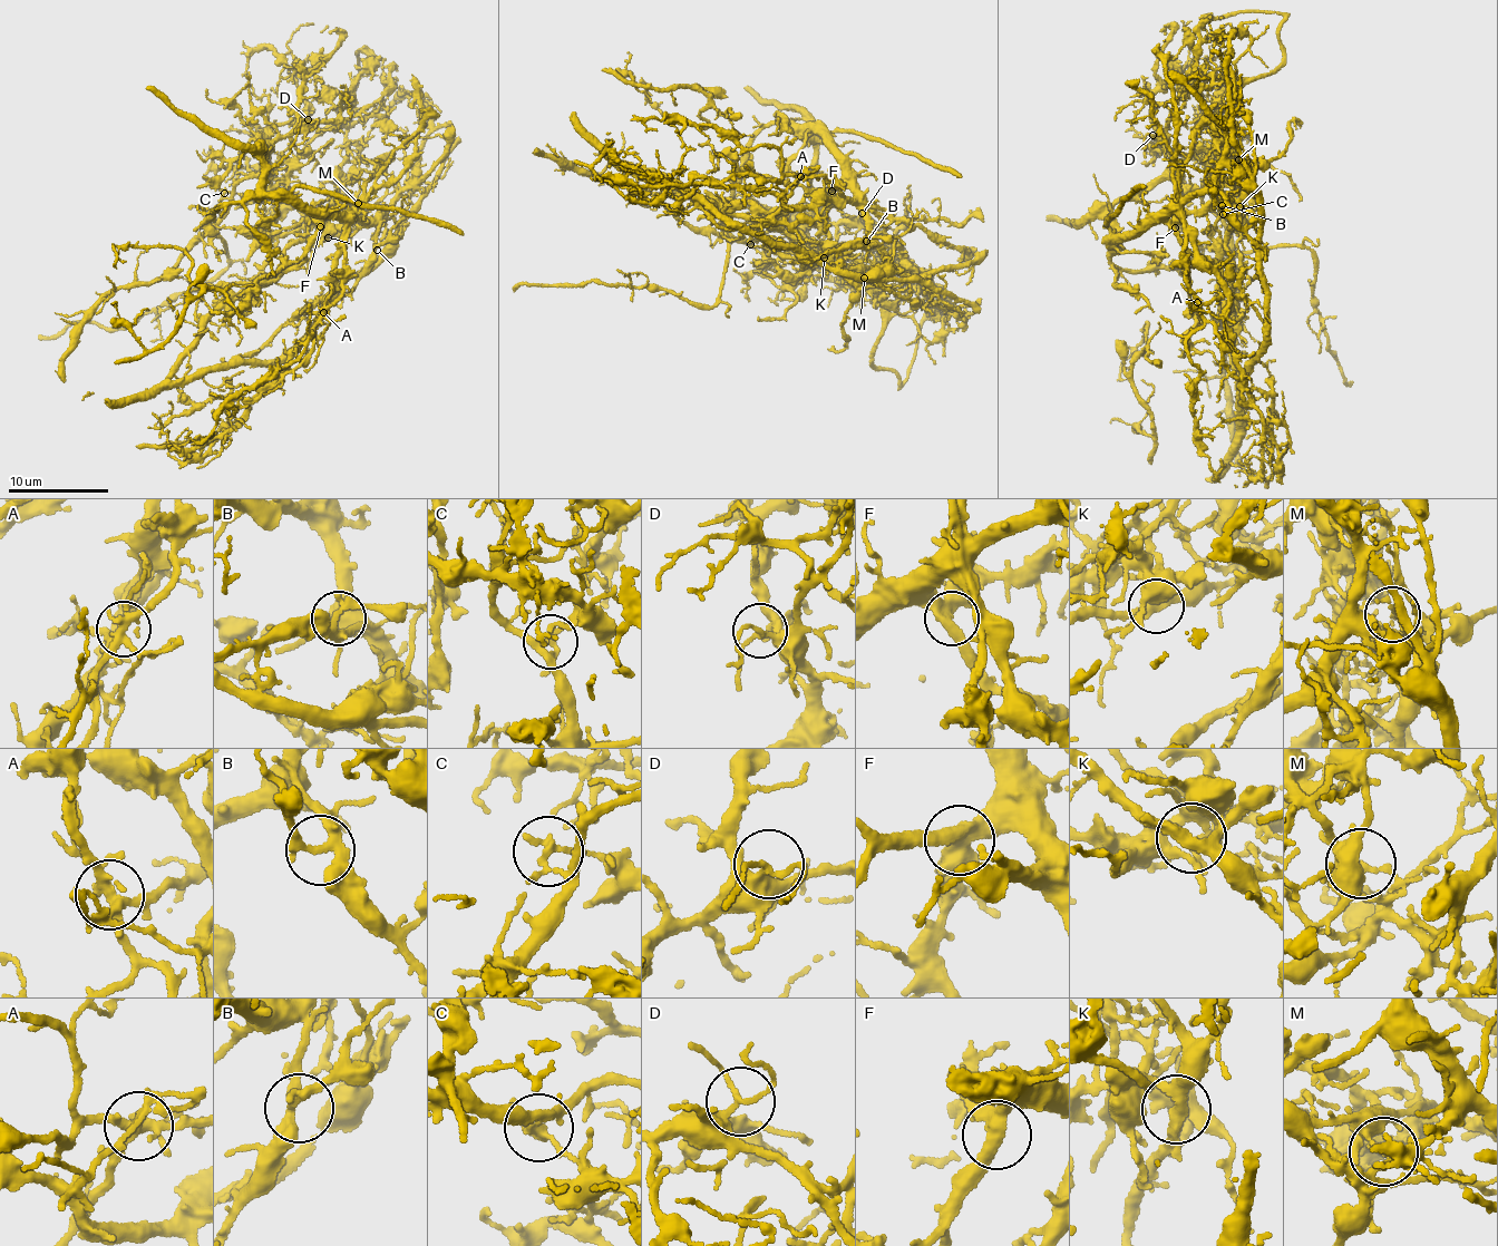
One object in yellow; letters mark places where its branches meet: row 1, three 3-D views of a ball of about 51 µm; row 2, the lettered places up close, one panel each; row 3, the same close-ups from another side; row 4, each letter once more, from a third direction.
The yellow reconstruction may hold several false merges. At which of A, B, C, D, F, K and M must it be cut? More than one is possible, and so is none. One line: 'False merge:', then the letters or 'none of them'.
False merge: A, C, K, M

